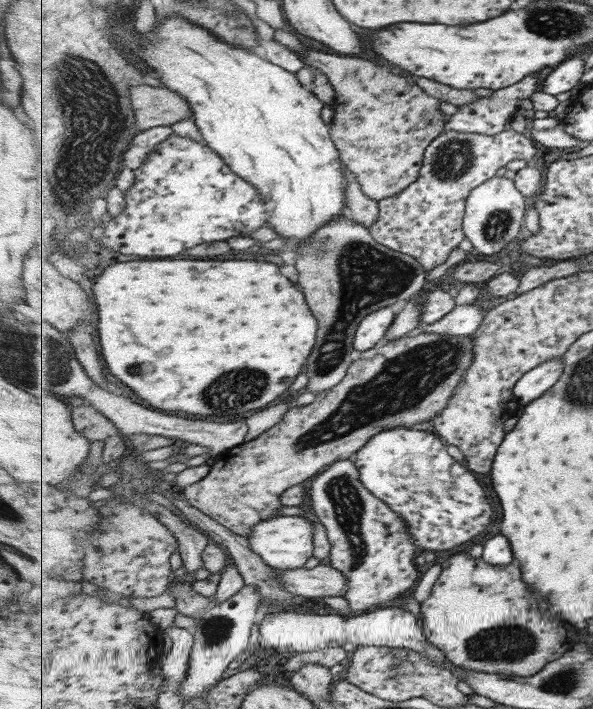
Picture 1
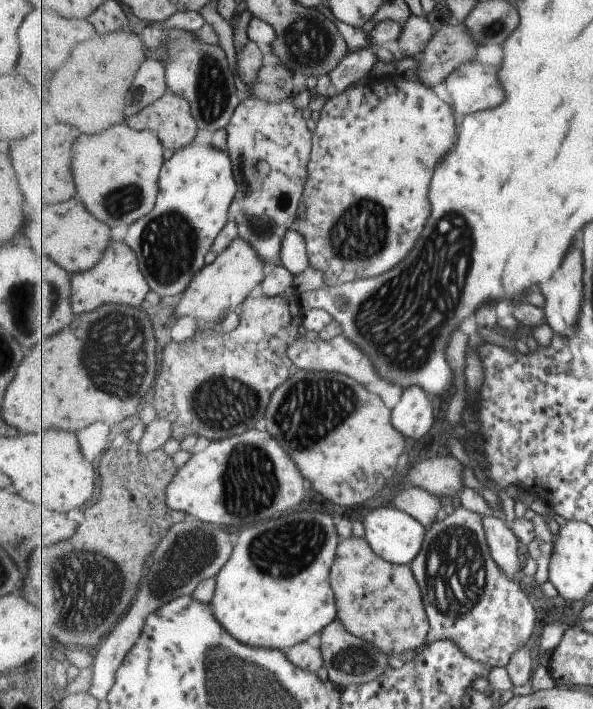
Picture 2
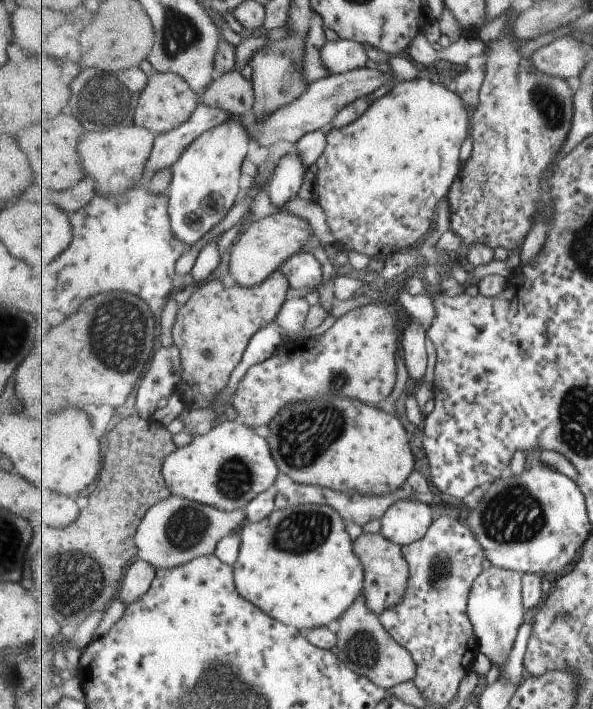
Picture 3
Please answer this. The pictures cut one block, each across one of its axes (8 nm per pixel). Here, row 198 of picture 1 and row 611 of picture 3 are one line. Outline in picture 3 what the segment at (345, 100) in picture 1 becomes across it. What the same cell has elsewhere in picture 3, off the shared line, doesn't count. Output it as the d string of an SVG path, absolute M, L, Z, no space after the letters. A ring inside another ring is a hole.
M363 533L354 541L354 551L362 560L366 570L366 582L363 593L369 608L375 613L380 614L389 607L402 603L403 596L406 595L407 585L410 581L410 566L407 562L402 546L391 542L383 536L383 533Z

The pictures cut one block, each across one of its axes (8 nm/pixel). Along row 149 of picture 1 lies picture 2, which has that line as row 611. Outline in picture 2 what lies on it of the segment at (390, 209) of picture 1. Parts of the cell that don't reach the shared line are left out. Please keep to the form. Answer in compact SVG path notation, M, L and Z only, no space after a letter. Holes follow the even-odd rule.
M462 507L461 516L457 518L461 518L463 524L443 521L431 524L421 553L410 564L421 585L430 620L427 642L421 648L431 642L451 640L465 656L487 666L506 668L513 654L521 646L527 646L537 626L537 609L518 580L511 580L497 566L482 515Z

